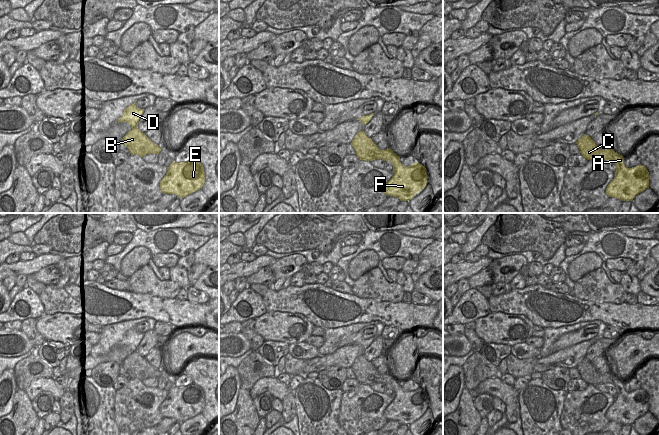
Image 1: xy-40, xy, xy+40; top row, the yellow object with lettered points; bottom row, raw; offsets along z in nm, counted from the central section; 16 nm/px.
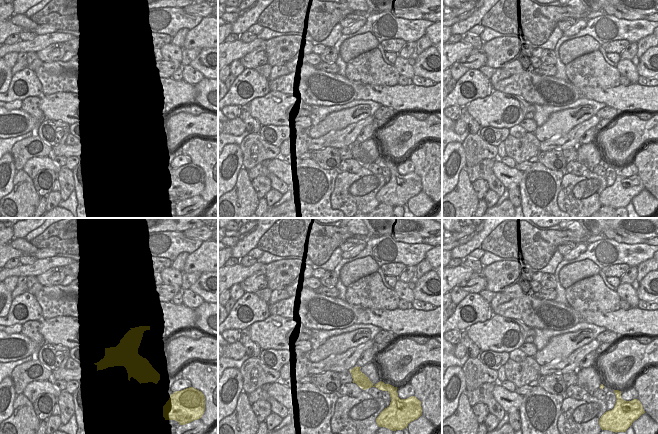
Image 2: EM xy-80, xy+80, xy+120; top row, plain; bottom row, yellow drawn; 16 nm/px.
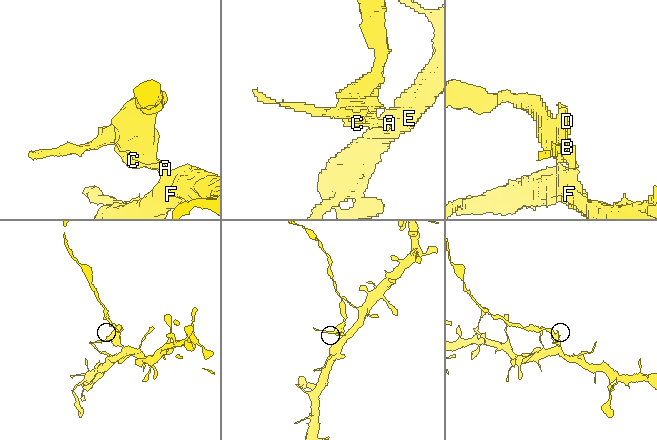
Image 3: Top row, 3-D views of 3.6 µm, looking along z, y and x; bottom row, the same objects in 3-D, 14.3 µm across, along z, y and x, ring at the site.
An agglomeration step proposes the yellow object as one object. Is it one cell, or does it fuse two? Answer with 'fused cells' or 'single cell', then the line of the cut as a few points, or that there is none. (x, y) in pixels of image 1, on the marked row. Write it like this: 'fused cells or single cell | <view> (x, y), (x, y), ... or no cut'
fused cells | xy (393, 152), (390, 159), (384, 160)

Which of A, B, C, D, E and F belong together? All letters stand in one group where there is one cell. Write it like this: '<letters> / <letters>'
A E F / B C D

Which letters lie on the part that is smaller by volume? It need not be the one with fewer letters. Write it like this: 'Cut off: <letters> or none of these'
Cut off: B, C, D

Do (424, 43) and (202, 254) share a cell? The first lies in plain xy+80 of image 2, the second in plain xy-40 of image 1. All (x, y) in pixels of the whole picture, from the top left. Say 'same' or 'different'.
different

